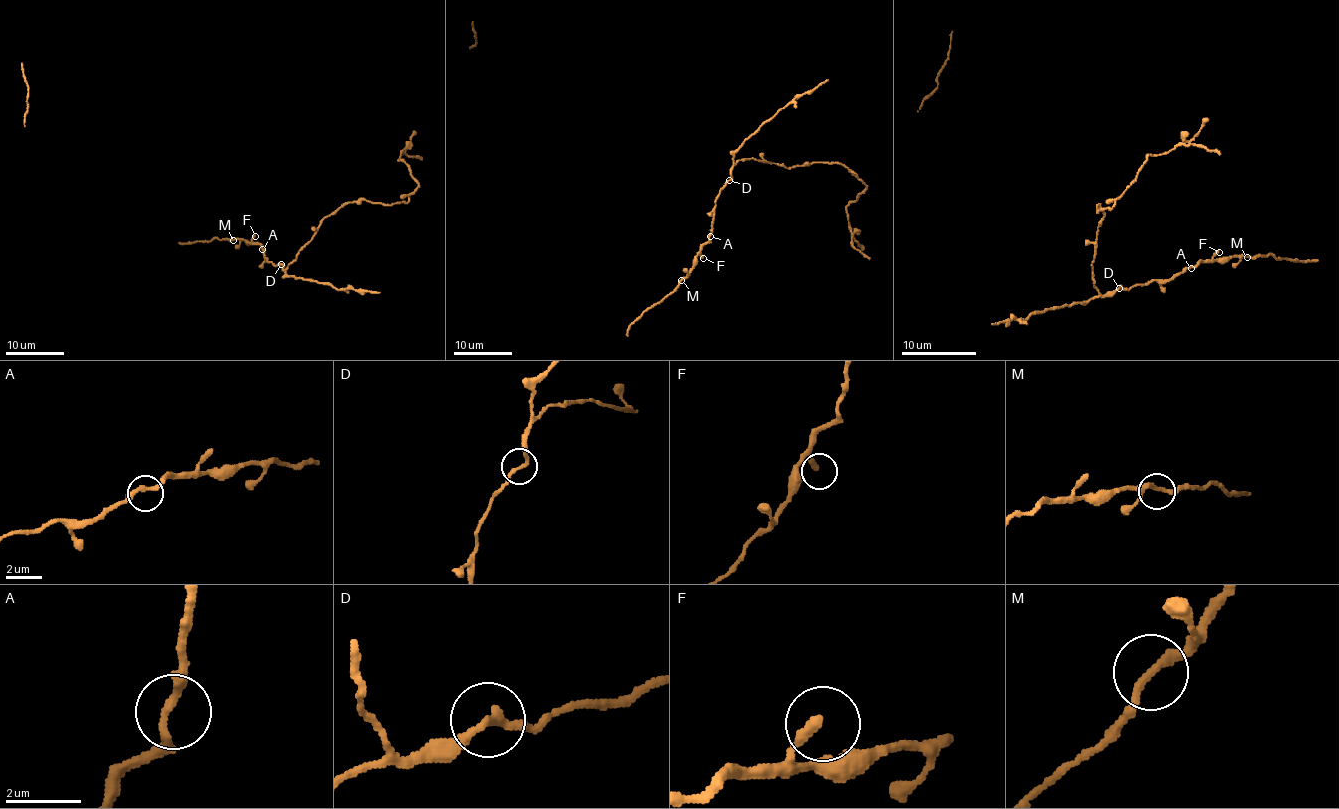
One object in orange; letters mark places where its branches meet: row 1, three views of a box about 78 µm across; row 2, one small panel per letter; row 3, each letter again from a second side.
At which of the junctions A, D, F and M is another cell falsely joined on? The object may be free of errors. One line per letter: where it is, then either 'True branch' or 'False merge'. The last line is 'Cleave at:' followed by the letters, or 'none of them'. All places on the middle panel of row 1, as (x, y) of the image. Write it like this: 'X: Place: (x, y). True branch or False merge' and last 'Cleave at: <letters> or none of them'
A: Place: (710, 236). True branch
D: Place: (729, 180). True branch
F: Place: (703, 258). True branch
M: Place: (681, 280). True branch
Cleave at: none of them

